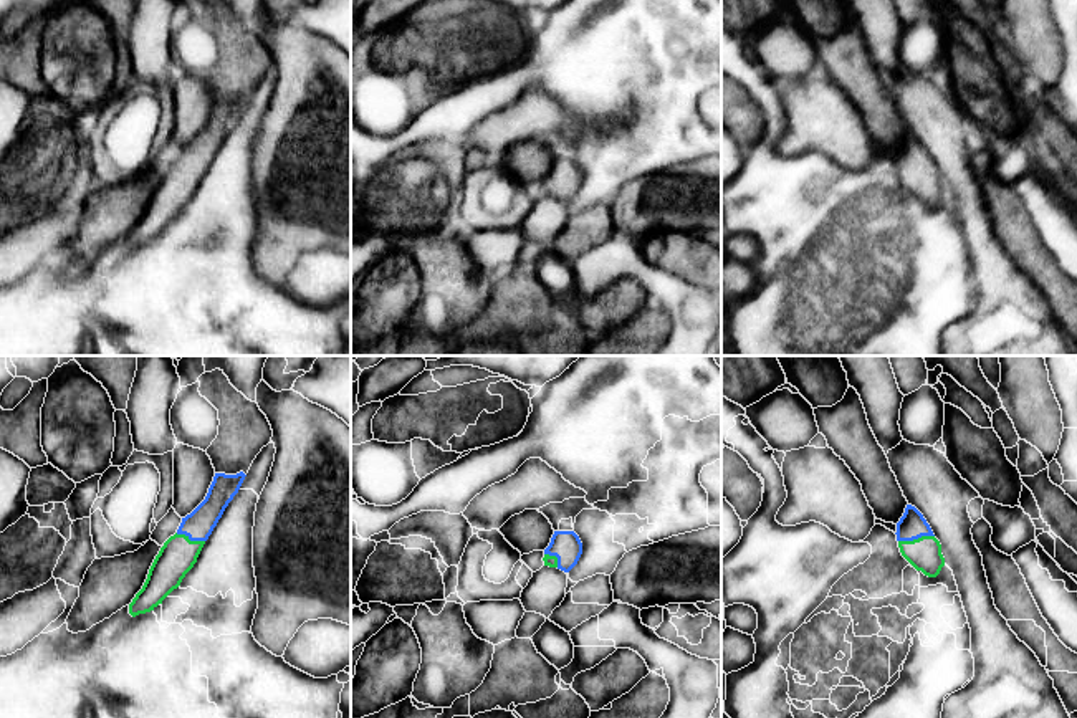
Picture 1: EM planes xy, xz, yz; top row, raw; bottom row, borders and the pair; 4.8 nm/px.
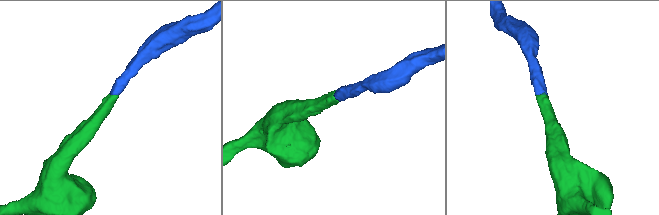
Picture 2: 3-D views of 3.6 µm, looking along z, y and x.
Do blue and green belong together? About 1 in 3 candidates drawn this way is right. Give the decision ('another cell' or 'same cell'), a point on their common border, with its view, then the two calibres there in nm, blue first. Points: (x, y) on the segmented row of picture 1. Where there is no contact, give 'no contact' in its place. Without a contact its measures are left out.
same cell; contact yz (915, 538); calibres 140 and 160 nm

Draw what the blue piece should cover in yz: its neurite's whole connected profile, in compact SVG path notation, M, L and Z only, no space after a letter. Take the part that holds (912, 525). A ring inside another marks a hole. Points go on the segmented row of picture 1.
M907 505L903 516L897 523L897 541L902 556L928 577L936 577L945 566L941 544L935 538L923 515Z

